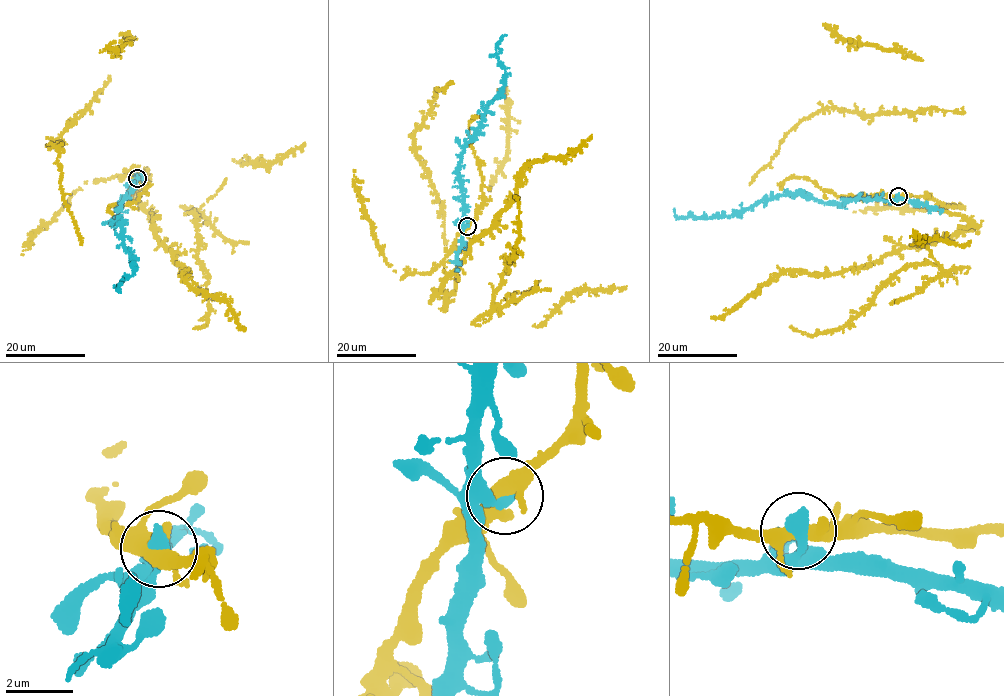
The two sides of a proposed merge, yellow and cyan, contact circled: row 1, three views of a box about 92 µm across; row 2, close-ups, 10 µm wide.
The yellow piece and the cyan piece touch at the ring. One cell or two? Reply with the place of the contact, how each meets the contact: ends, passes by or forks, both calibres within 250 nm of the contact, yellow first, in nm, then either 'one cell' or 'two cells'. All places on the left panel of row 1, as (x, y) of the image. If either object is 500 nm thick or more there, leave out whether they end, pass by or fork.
(137, 178) | yellow forks | cyan ends | 380/460 nm | one cell

